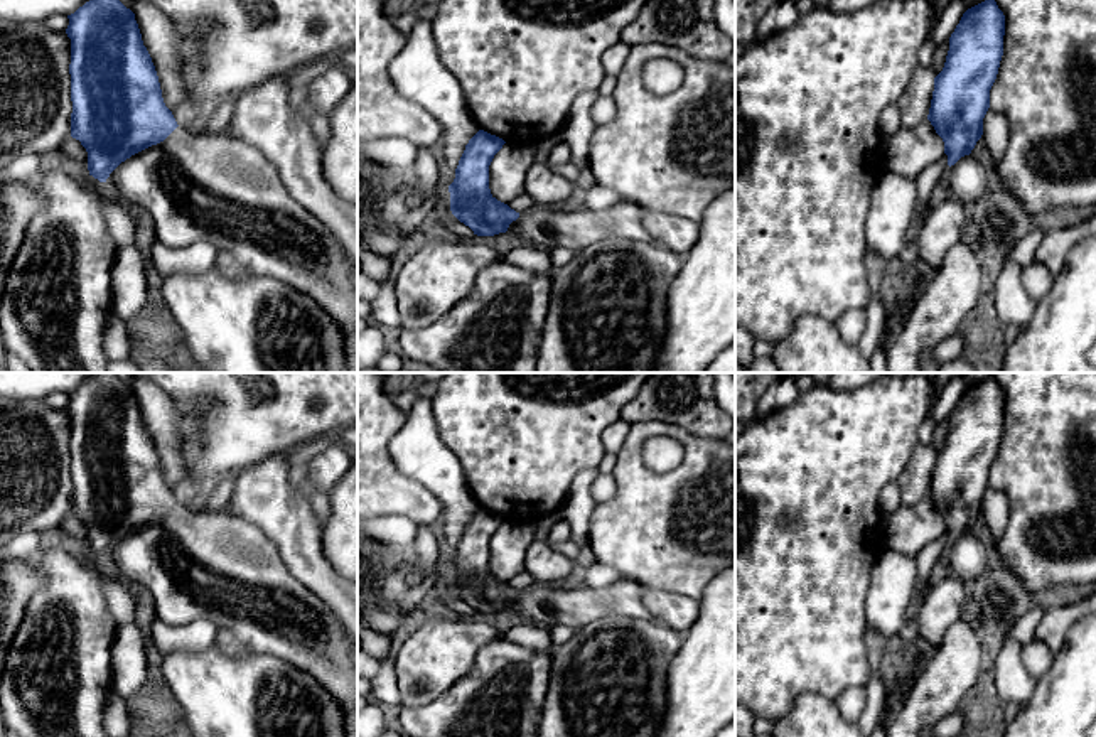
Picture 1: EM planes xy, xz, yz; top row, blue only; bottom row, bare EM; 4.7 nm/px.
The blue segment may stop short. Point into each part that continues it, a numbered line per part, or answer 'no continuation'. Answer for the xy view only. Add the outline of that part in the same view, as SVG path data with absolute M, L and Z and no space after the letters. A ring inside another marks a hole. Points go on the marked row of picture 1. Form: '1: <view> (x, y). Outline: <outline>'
1: xy (196, 186). Outline: M177 126L164 142L121 162L106 184L126 204L152 216L157 238L165 246L211 243L219 253L233 255L250 272L285 282L312 297L339 324L344 336L346 369L357 373L357 282L352 278L352 260L336 234L292 197L278 169L261 150L228 132L206 133Z

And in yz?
1: yz (967, 177). Outline: M970 153L948 169L951 197L968 206L986 194L986 172Z

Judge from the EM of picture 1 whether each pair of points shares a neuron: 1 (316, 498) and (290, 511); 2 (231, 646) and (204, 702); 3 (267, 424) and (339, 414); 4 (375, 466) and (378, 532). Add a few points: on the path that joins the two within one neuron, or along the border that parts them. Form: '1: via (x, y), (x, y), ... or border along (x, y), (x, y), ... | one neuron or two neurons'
1: border along (300, 486), (302, 496), (321, 525) | two neurons
2: border along (216, 640), (228, 653), (243, 653), (247, 650) | two neurons
3: via (285, 414), (321, 414) | one neuron
4: border along (375, 516), (407, 516), (417, 525) | two neurons

